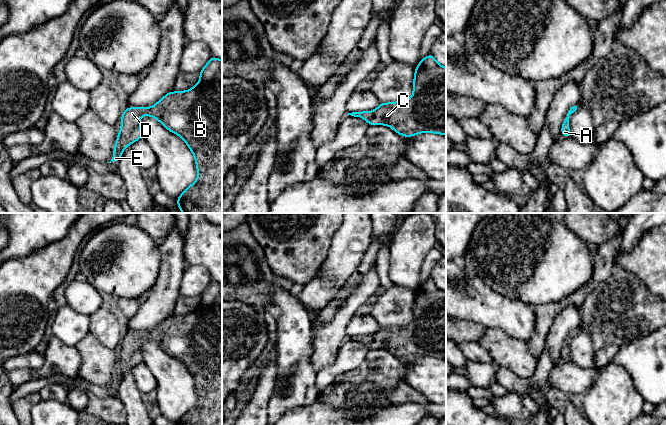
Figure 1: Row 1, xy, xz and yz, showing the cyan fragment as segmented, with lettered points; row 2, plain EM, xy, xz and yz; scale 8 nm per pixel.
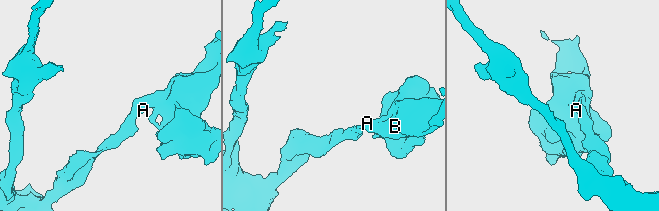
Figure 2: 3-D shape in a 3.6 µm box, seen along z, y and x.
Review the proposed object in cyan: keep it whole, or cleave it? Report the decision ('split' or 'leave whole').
leave whole

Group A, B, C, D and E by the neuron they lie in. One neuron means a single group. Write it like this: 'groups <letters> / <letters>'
groups A B C D E

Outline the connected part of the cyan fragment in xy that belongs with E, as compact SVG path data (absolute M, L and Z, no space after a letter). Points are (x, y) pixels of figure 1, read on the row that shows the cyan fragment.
M211 57L200 71L198 83L187 91L171 91L152 107L129 107L124 109L121 129L116 139L111 161L118 164L124 149L143 137L140 118L147 115L157 119L167 130L180 136L194 155L198 177L177 198L178 208L183 213L222 213L222 60Z

